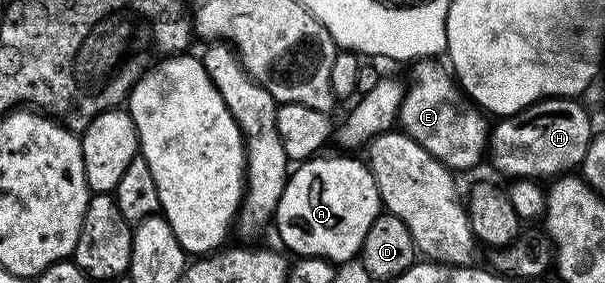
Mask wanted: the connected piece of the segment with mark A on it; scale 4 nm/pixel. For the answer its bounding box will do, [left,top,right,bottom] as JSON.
[275,155,383,263]

